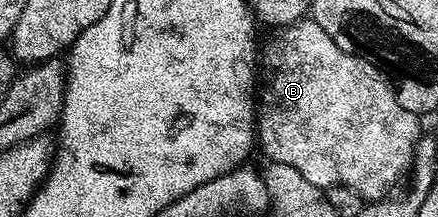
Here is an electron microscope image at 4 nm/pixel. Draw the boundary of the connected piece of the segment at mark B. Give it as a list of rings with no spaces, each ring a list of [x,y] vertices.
[[[308,17],[301,20],[300,23],[278,28],[272,35],[275,36],[264,47],[263,44],[261,47],[261,86],[257,91],[257,143],[260,148],[263,146],[264,153],[268,155],[266,158],[272,163],[293,166],[305,177],[306,181],[311,181],[313,185],[322,189],[349,187],[352,191],[357,192],[364,201],[384,198],[392,190],[390,187],[403,174],[404,178],[411,171],[411,162],[415,159],[415,143],[421,137],[420,116],[409,113],[409,109],[401,109],[392,84],[390,87],[379,72],[374,71],[371,67],[366,67],[366,65],[371,65],[364,62],[360,56],[345,54],[333,41],[333,37],[329,37],[329,33],[325,33],[325,29],[321,29],[321,25],[317,25],[314,19]]]

